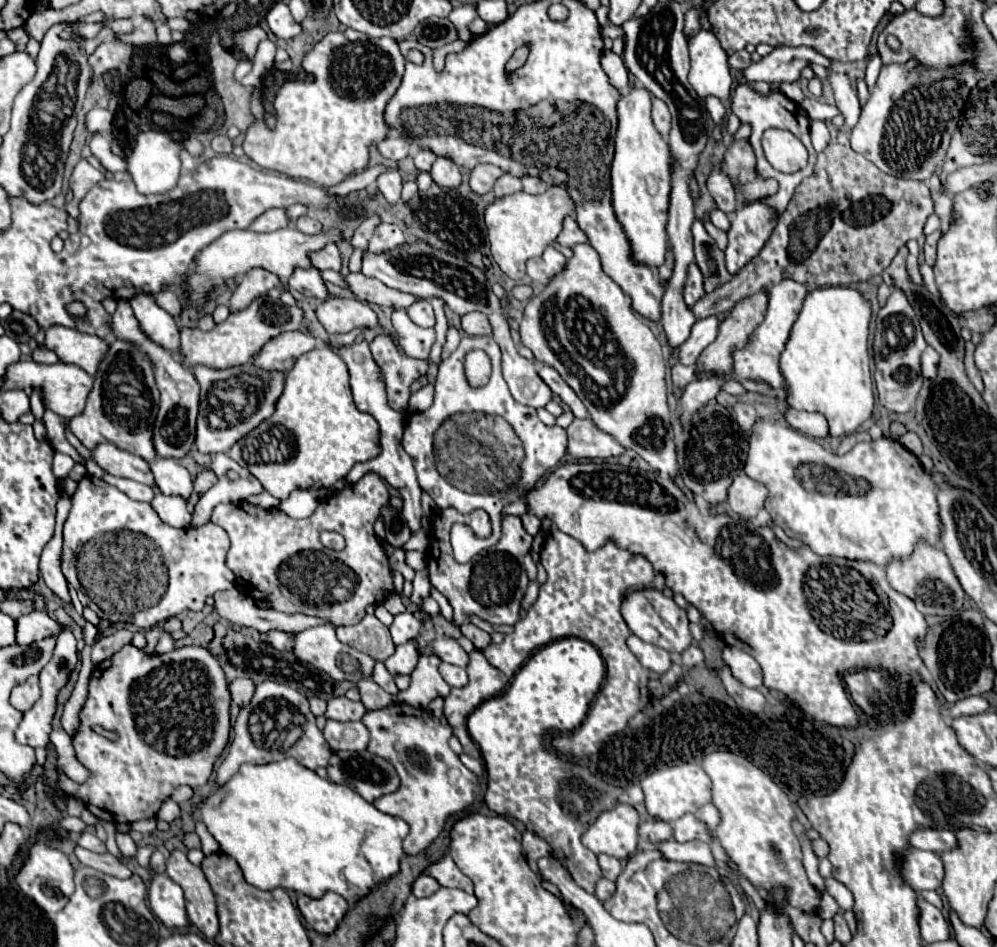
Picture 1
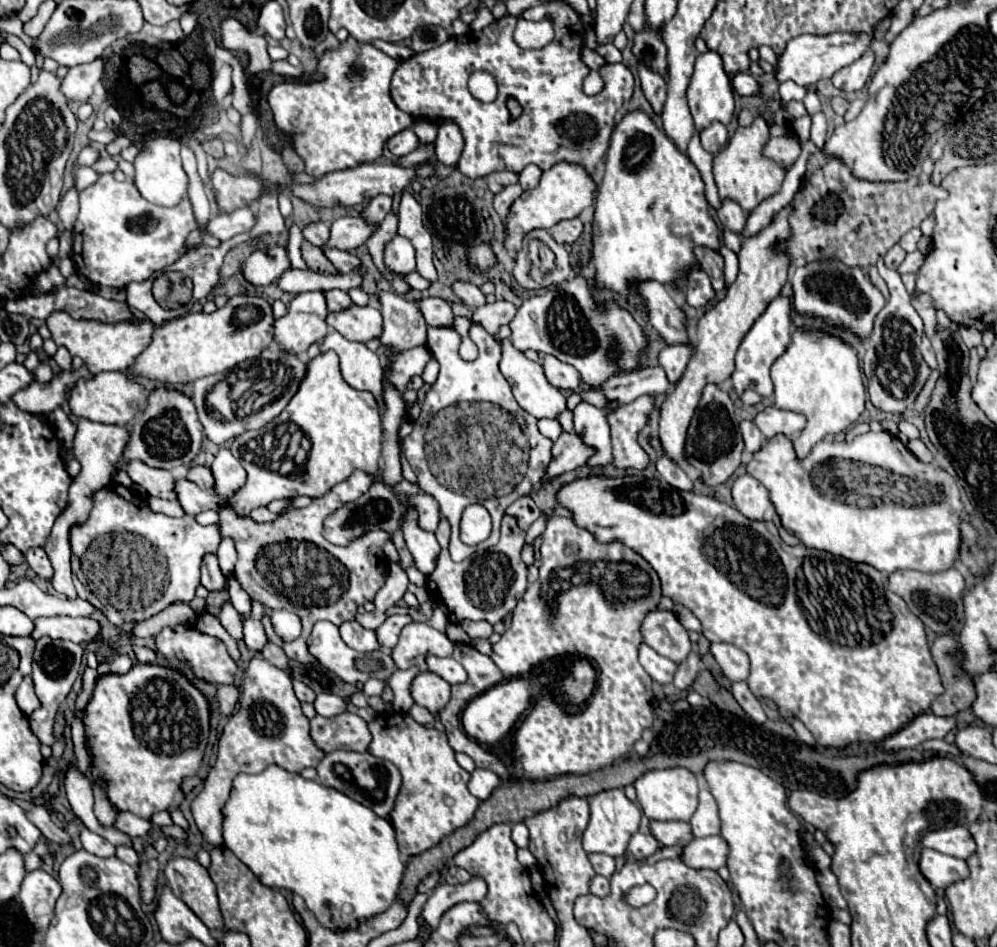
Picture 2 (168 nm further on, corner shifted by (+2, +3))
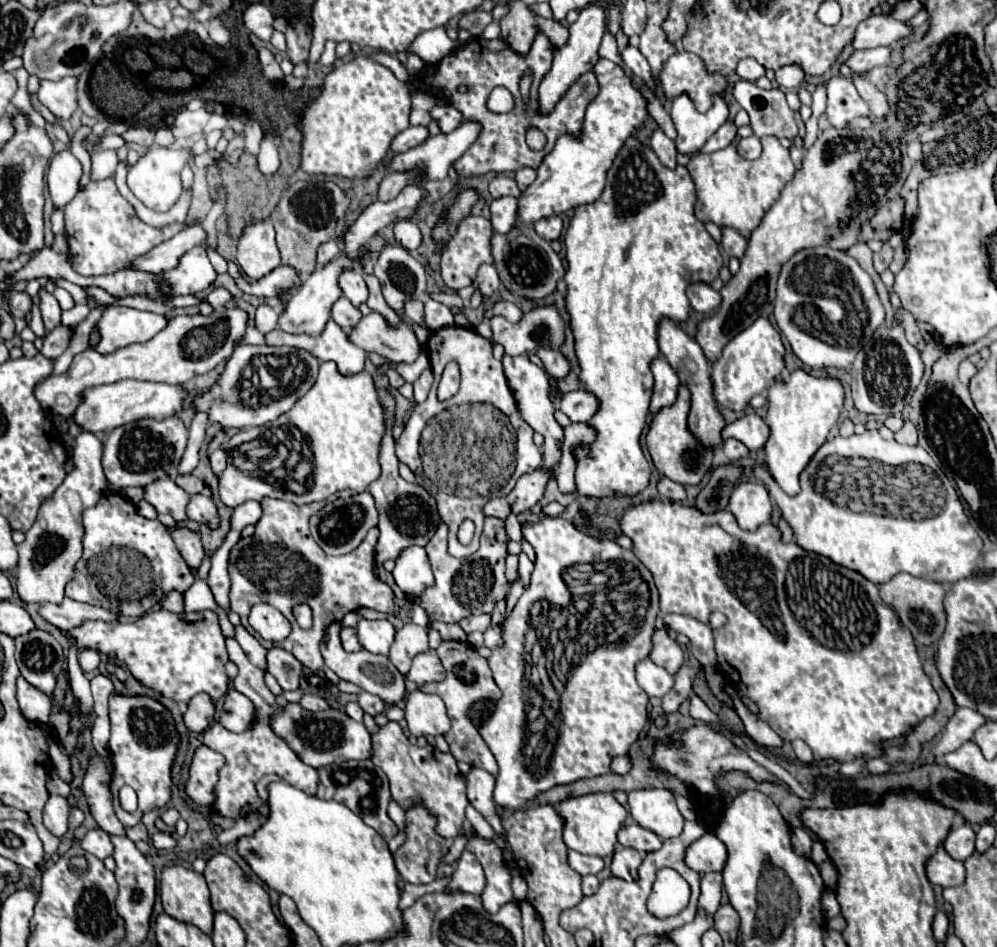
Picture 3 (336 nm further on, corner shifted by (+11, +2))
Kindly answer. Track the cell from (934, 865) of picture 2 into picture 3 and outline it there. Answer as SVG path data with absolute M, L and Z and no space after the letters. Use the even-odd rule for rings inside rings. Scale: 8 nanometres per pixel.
M938 848L926 862L926 876L932 884L938 884L942 888L960 886L964 882L964 864L950 858L944 848Z

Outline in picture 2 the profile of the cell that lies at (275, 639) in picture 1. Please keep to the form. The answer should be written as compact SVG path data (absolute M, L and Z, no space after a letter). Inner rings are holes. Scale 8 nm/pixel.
M355 471L351 479L335 485L327 495L313 499L311 505L303 509L291 509L273 523L255 523L249 517L237 517L227 505L219 511L221 535L231 537L237 545L235 579L239 585L253 601L259 601L271 609L289 609L303 621L301 637L285 643L275 635L269 617L265 615L261 619L267 639L283 647L289 659L299 663L317 663L317 659L307 649L307 637L315 621L327 619L335 625L351 621L357 613L357 607L361 607L365 601L373 601L375 593L385 585L389 563L383 555L383 545L389 539L389 533L371 531L347 547L337 547L321 535L325 517L331 515L331 511L343 507L343 503L363 495L363 491L369 491L371 483L371 475Z

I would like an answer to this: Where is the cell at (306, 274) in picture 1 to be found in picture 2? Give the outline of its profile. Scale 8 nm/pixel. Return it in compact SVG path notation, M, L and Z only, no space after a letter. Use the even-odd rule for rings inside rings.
M333 289L333 291L325 291L325 299L327 299L327 305L329 305L329 311L337 313L337 311L345 311L353 305L349 293L345 291L339 291L339 289Z

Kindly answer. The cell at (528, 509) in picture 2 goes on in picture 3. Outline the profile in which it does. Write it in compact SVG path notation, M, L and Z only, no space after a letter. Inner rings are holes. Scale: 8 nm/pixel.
M492 498L492 500L484 506L484 514L486 514L486 516L500 518L500 520L506 520L506 516L510 516L510 504L506 504L504 498Z

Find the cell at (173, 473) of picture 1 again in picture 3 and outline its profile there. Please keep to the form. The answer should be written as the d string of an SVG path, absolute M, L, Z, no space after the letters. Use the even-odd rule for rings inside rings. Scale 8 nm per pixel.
M194 494L188 500L186 506L186 516L190 520L196 520L200 524L208 524L210 528L218 526L218 514L216 514L216 504L212 502L212 498L202 496L202 494Z

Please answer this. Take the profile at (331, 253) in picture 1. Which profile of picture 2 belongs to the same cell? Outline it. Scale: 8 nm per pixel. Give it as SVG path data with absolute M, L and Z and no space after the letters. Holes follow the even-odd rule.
M327 249L325 251L327 259L337 267L339 273L353 273L353 271L361 271L361 261L359 257L347 253L347 251L339 251L339 249Z

